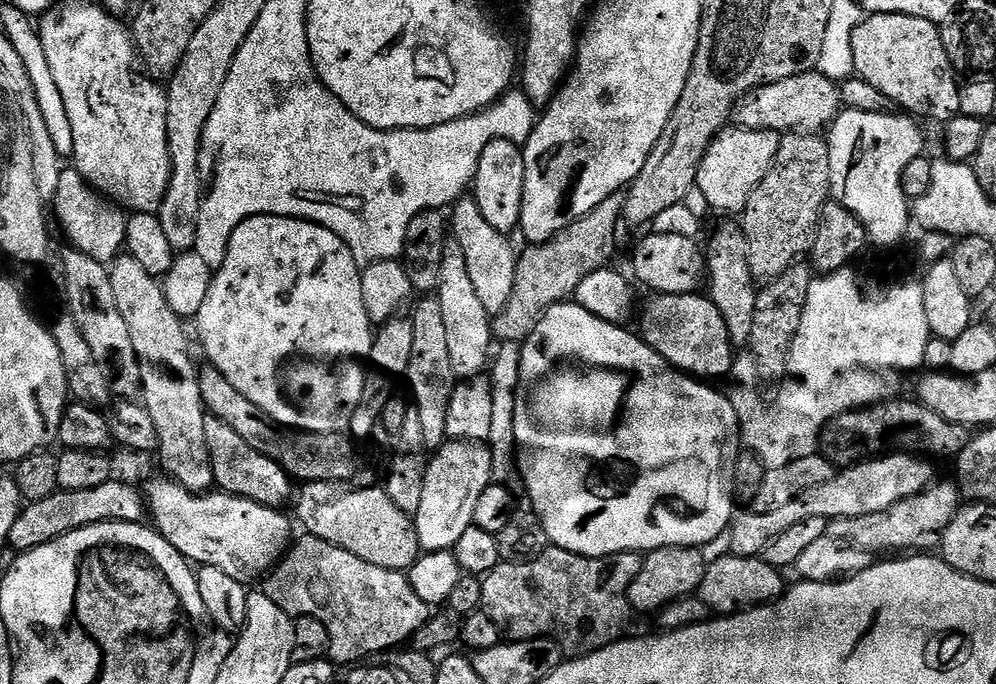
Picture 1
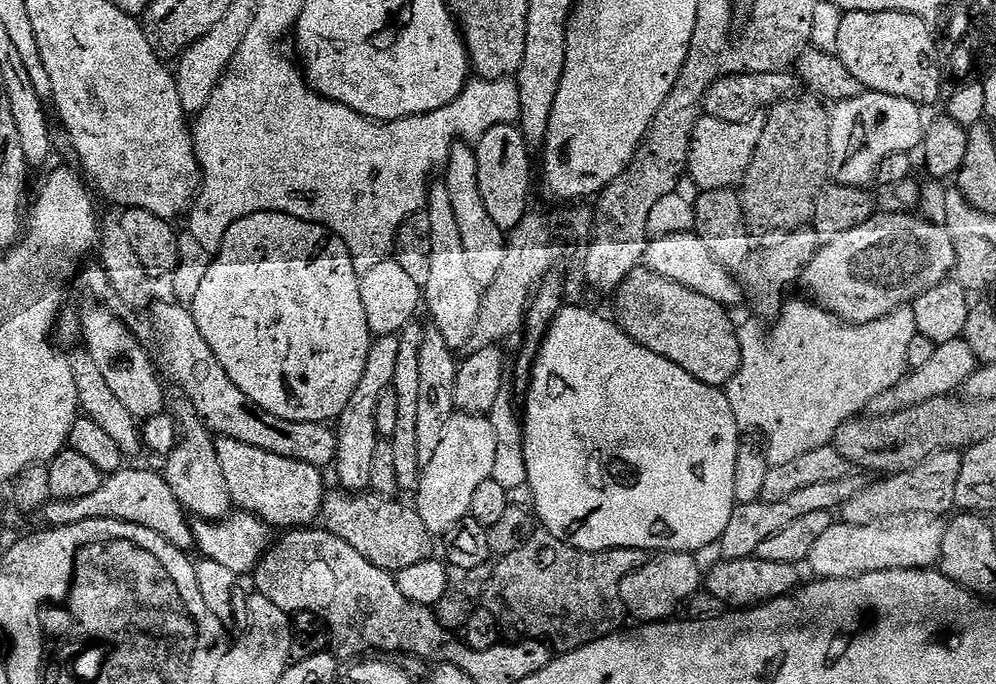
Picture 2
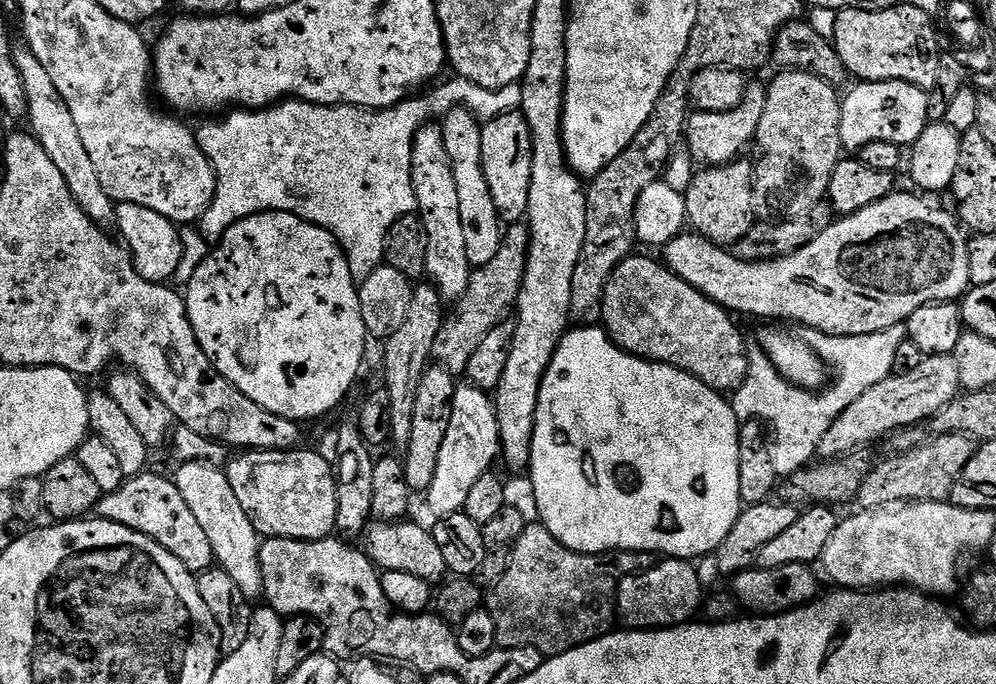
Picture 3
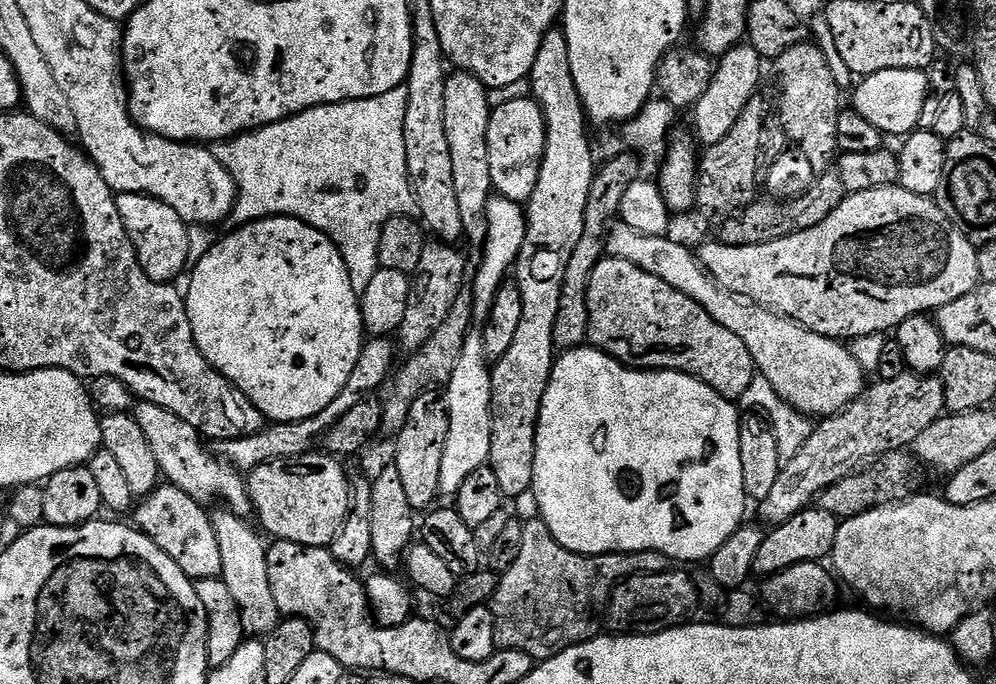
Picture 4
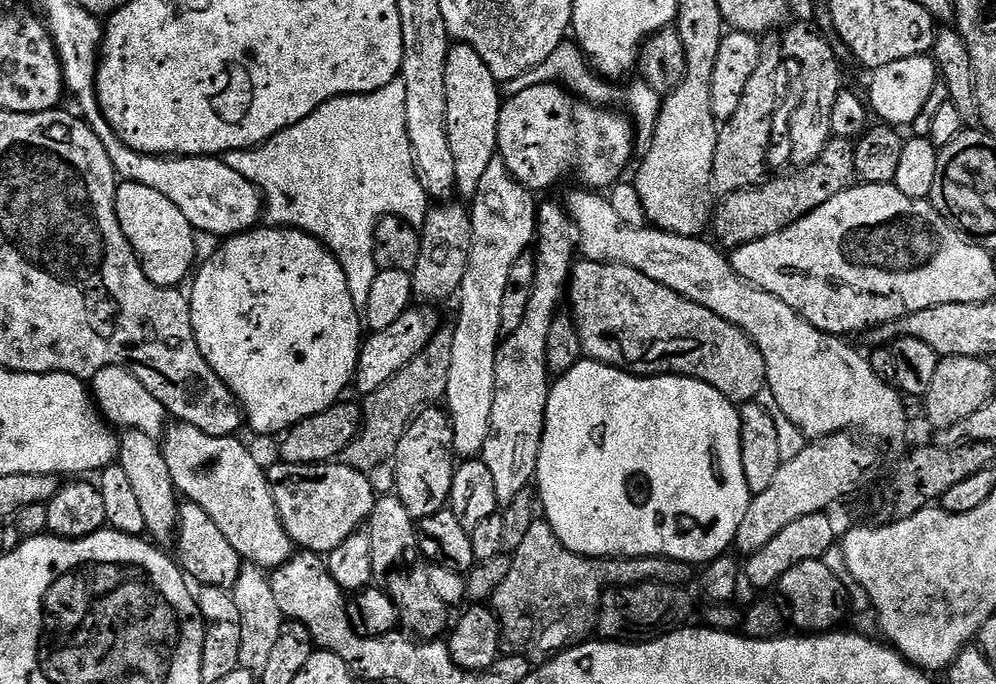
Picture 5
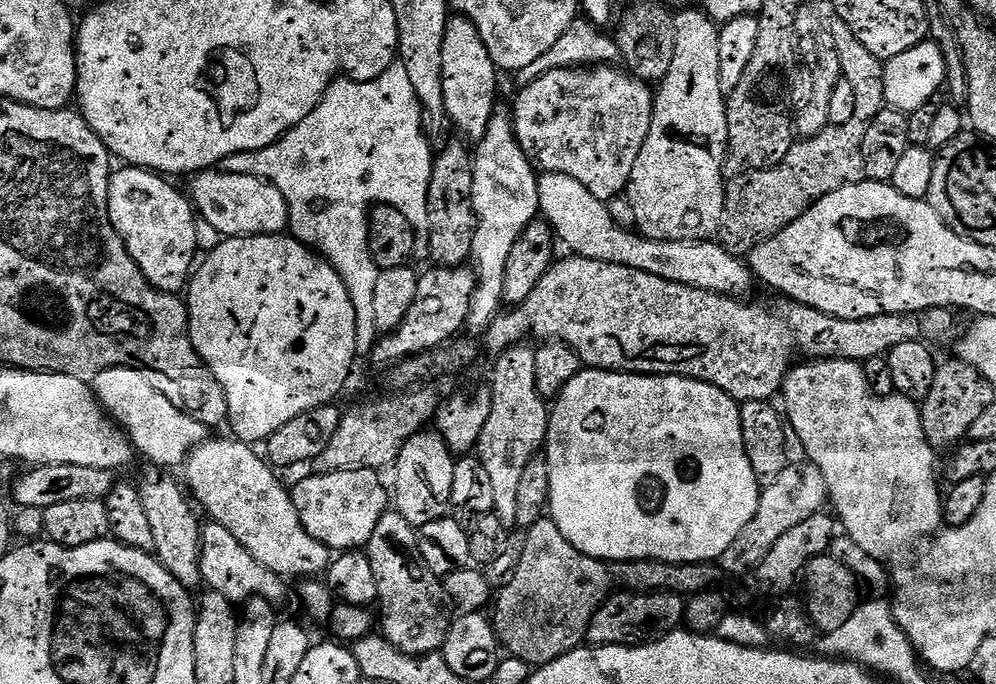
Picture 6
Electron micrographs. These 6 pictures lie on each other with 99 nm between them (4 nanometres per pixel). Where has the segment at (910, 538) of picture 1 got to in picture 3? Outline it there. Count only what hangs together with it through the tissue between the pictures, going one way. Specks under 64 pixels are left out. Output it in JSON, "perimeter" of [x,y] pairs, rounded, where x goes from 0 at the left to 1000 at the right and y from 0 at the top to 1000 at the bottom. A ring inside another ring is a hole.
{"perimeter":[[[963,632],[962,635],[950,635],[933,642],[912,661],[893,665],[893,673],[888,673],[877,683],[874,693],[865,705],[865,716],[861,716],[858,735],[864,744],[890,740],[890,734],[910,734],[911,731],[947,731],[955,727],[960,702],[966,693],[970,675],[980,662],[982,649],[975,637]]]}

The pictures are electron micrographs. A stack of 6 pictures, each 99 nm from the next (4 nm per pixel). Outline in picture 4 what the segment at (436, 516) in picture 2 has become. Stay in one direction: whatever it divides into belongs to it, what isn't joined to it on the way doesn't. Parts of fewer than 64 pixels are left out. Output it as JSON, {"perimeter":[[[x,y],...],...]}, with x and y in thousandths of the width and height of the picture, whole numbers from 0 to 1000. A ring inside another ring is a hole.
{"perimeter":[[[482,482],[471,485],[460,523],[460,535],[456,535],[456,547],[448,563],[448,583],[452,599],[452,635],[448,640],[448,658],[444,667],[443,721],[450,728],[457,727],[458,718],[476,693],[476,687],[490,678],[492,664],[492,640],[494,639],[494,538],[492,523],[486,516],[486,487]]]}

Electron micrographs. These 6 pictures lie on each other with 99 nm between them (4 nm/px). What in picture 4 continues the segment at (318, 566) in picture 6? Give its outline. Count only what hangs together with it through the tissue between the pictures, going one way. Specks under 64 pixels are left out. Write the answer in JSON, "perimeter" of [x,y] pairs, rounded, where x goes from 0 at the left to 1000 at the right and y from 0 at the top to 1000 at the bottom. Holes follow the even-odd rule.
{"perimeter":[[[138,589],[135,607],[139,623],[143,623],[143,635],[147,635],[147,643],[151,646],[151,655],[155,670],[159,670],[161,694],[168,706],[182,713],[187,722],[191,722],[196,731],[208,732],[208,725],[218,725],[222,738],[227,740],[228,747],[237,754],[246,757],[254,753],[253,730],[249,725],[247,702],[240,686],[233,683],[228,673],[209,661],[205,656],[206,639],[191,617],[183,617],[179,605],[171,605],[163,594]]]}

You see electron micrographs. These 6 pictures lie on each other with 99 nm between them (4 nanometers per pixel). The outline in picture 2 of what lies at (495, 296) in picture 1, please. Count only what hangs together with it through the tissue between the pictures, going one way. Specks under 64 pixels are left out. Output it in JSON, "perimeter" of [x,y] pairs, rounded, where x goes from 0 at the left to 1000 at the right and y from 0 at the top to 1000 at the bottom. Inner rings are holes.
{"perimeter":[[[459,208],[454,212],[454,222],[450,227],[450,282],[452,295],[456,301],[456,319],[460,319],[460,336],[464,342],[464,360],[468,365],[468,383],[472,383],[472,406],[483,418],[489,418],[500,406],[500,393],[508,379],[508,339],[501,333],[492,319],[488,301],[484,295],[484,284],[480,272],[480,237],[475,212],[470,208]]]}

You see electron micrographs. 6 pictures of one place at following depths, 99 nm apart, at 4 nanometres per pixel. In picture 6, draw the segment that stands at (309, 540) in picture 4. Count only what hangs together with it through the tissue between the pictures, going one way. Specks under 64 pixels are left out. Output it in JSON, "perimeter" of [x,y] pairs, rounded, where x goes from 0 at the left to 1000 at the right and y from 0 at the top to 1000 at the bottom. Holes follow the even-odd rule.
{"perimeter":[[[373,681],[345,684],[337,692],[309,693],[306,702],[292,709],[293,732],[303,757],[303,769],[307,769],[307,775],[315,788],[338,808],[364,803],[371,792],[380,760],[392,743],[391,715],[390,719],[386,715],[386,708],[378,690],[381,689]]]}

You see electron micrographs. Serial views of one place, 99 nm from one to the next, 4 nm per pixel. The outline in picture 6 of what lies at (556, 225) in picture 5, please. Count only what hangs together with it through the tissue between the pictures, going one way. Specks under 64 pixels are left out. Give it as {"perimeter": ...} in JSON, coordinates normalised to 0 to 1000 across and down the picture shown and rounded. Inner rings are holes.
{"perimeter":[[[529,501],[509,509],[497,522],[498,545],[494,550],[494,604],[482,636],[480,665],[492,692],[496,715],[496,753],[508,768],[517,768],[520,751],[520,709],[524,687],[547,654],[550,640],[552,596],[540,570],[536,550],[538,509]],[[532,507],[532,509],[530,509]],[[547,591],[547,592],[546,592]]]}

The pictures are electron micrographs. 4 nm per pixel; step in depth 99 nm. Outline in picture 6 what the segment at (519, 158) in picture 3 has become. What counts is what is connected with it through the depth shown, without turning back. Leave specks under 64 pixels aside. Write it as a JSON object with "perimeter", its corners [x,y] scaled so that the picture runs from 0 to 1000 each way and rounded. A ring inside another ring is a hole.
{"perimeter":[[[622,96],[552,102],[552,108],[544,108],[544,114],[521,130],[518,154],[512,158],[518,200],[525,216],[532,218],[533,232],[546,251],[572,254],[572,260],[580,260],[596,289],[613,295],[630,276],[637,237],[641,237],[641,225],[645,225],[645,208],[649,208],[649,196],[653,196],[657,135],[651,129],[654,127],[648,118]]]}

